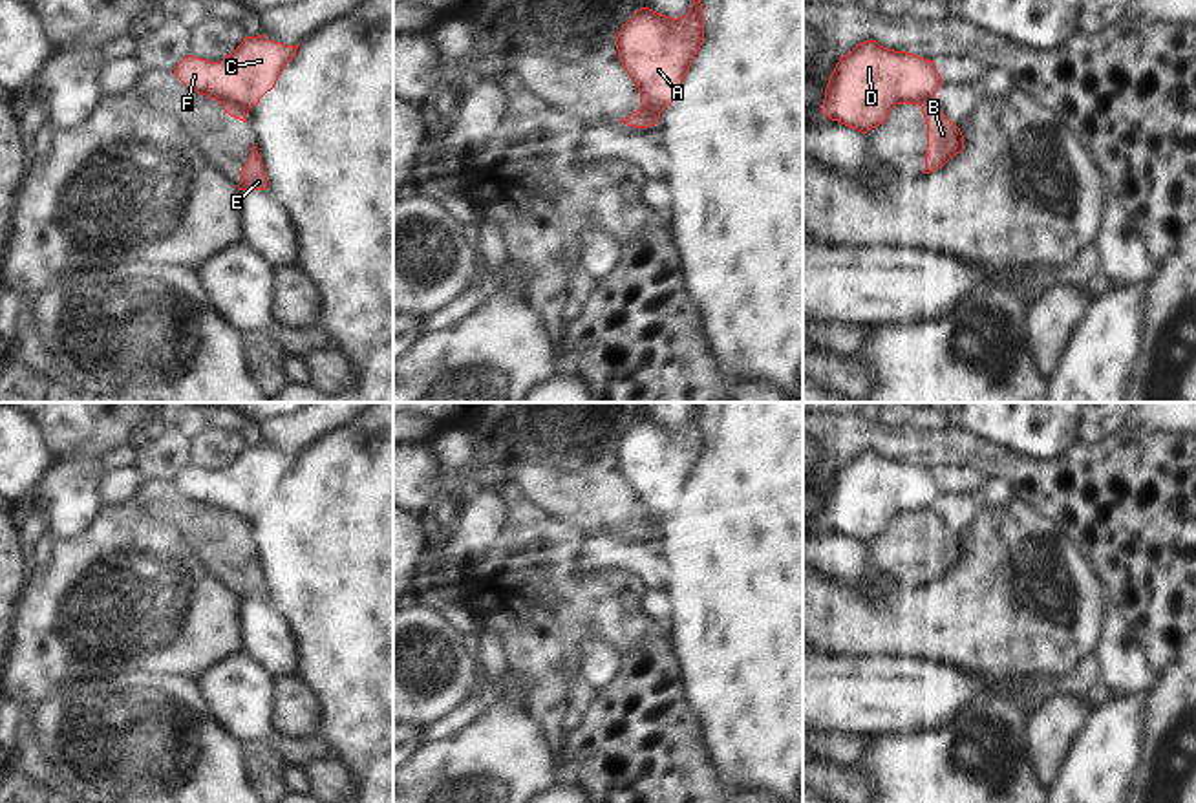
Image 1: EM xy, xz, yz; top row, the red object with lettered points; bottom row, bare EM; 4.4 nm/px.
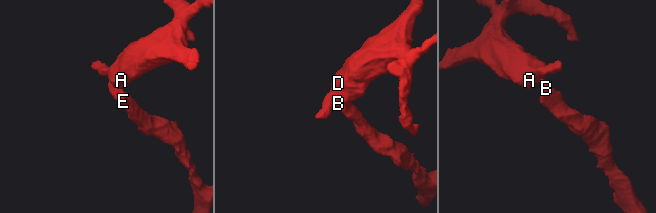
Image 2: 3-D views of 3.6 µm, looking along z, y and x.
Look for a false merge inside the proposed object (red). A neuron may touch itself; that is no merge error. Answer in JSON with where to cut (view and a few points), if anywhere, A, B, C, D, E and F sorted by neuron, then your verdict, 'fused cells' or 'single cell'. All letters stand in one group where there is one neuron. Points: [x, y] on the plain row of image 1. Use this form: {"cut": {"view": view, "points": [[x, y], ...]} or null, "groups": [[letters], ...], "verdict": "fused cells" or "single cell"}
{"cut": {"view": "xy", "points": [[224, 513], [245, 525]]}, "groups": [["A", "C", "D", "F"], ["B", "E"]], "verdict": "fused cells"}

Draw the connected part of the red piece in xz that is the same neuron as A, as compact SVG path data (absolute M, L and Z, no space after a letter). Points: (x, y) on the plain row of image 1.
M700 404L684 426L638 419L614 450L620 472L640 501L642 521L657 534L678 507L682 490L704 452Z

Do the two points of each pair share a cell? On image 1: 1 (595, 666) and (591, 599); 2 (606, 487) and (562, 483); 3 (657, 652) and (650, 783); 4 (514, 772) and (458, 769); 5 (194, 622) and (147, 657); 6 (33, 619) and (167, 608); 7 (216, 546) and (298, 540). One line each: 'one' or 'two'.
1: two
2: one
3: one
4: one
5: one
6: one
7: two

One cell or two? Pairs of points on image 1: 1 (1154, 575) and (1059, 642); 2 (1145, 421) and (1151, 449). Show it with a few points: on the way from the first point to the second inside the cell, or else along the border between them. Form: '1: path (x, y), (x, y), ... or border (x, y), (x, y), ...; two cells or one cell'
1: border (1085, 560), (1103, 582), (1109, 597); two cells
2: border (1123, 428), (1176, 438); two cells

